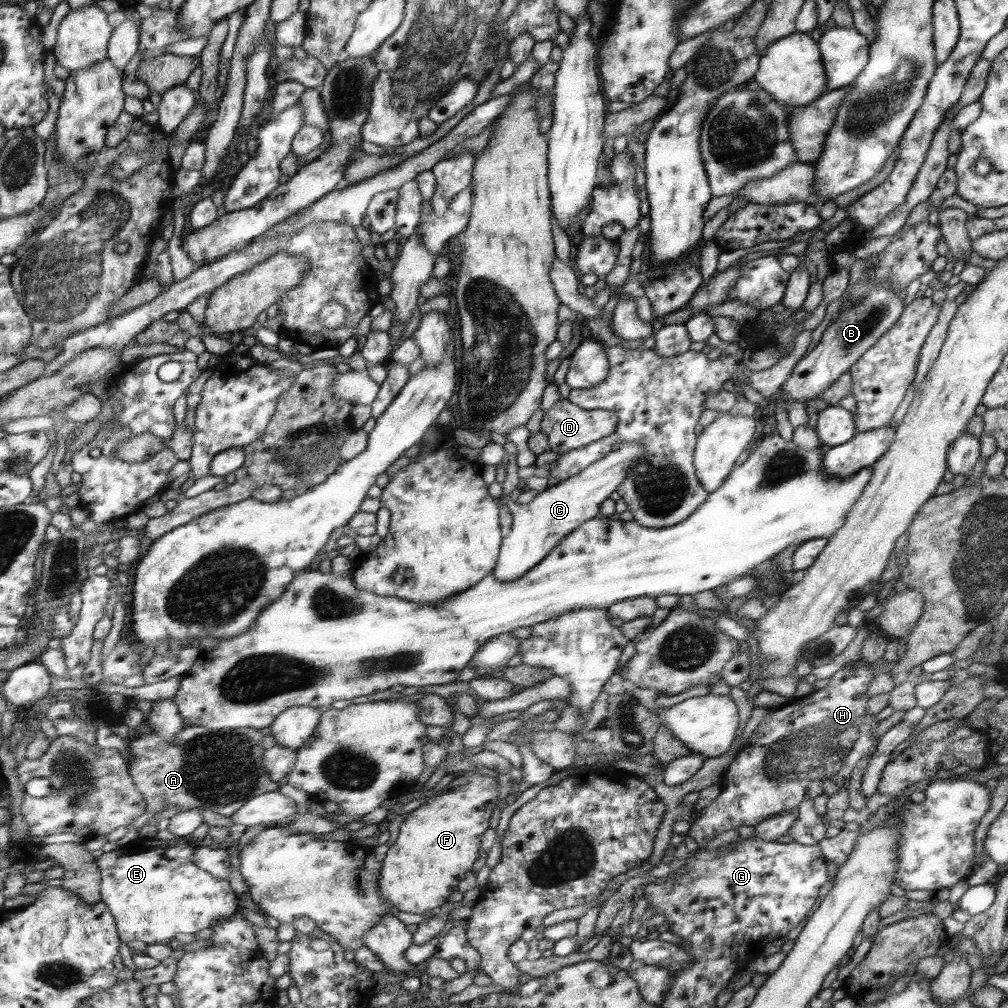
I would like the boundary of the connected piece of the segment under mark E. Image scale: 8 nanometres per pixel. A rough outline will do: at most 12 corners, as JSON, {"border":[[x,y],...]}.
{"border":[[138,838],[97,858],[126,944],[168,944],[238,911],[198,840]]}

